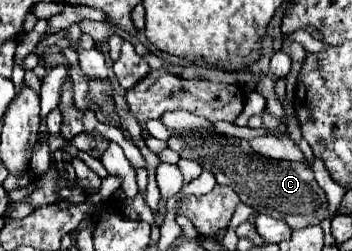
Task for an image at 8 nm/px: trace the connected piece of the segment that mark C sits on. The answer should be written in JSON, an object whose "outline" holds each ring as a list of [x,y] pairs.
{"outline":[[[166,111],[160,121],[172,131],[172,137],[166,141],[172,151],[184,159],[198,161],[204,171],[210,171],[220,185],[232,187],[240,201],[250,205],[256,213],[266,213],[274,219],[286,221],[292,229],[320,225],[322,219],[330,217],[326,209],[326,193],[320,189],[306,163],[266,159],[254,153],[246,139],[222,135],[208,119],[186,111]]]}

